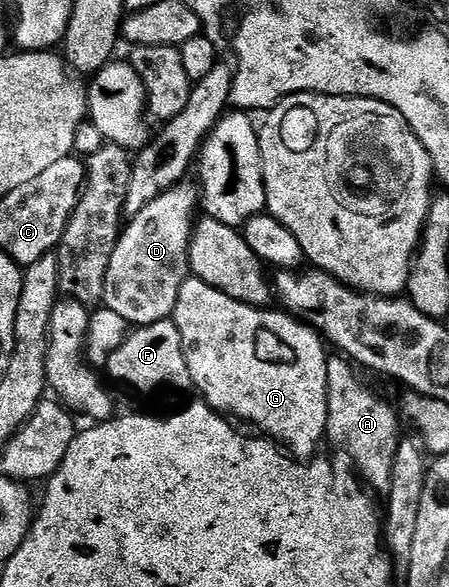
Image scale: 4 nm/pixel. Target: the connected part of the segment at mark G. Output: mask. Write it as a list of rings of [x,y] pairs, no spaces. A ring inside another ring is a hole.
[[[191,276],[180,288],[172,321],[176,328],[180,328],[184,360],[188,360],[188,372],[194,381],[194,390],[203,394],[199,395],[206,405],[239,423],[251,422],[258,429],[255,431],[281,444],[293,457],[310,460],[319,453],[318,445],[326,438],[328,350],[321,333],[313,326],[306,325],[281,309],[274,309],[232,300],[232,296],[224,296],[224,292]]]

